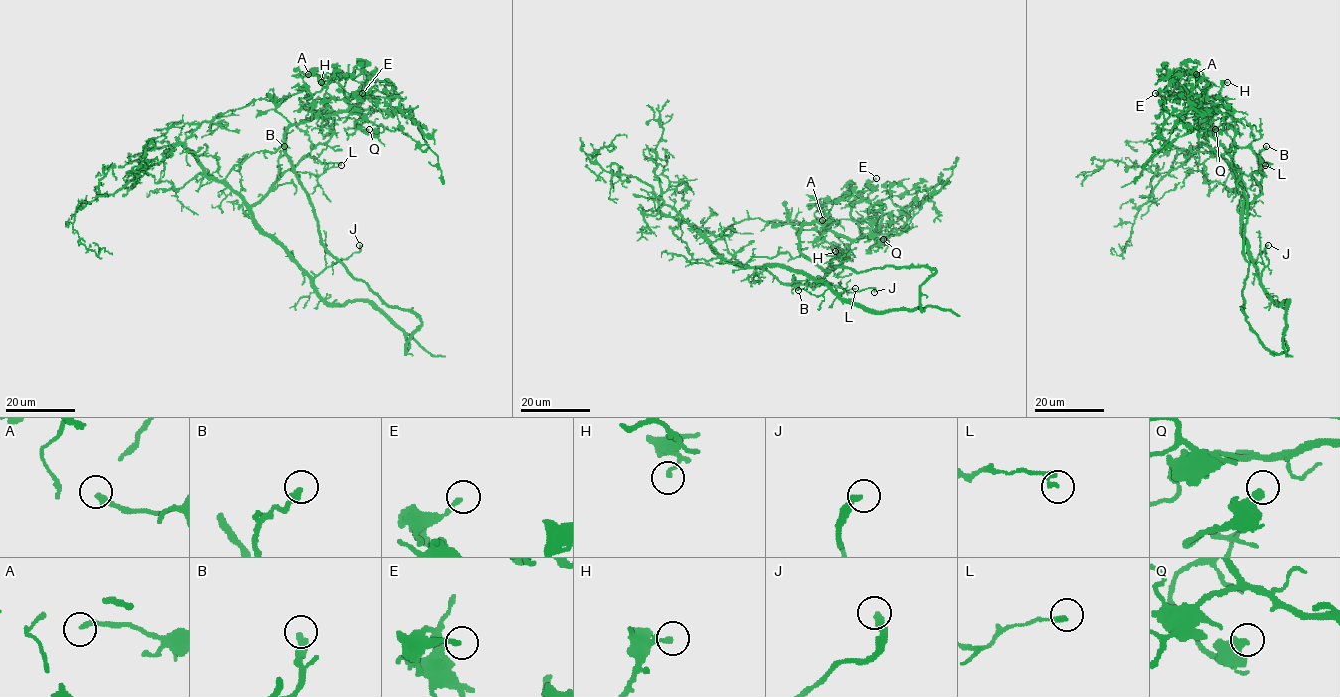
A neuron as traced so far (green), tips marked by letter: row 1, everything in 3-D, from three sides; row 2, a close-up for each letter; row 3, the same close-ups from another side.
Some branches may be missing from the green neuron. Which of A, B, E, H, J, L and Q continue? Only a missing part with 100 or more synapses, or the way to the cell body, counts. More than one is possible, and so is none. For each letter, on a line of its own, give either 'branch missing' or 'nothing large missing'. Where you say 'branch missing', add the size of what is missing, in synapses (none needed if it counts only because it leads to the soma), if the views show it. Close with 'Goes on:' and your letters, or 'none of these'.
A: nothing large missing
B: nothing large missing
E: nothing large missing
H: nothing large missing
J: nothing large missing
L: nothing large missing
Q: nothing large missing
Goes on: none of these

